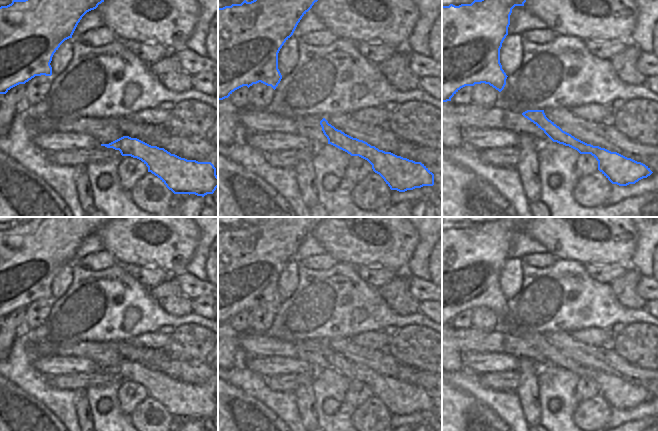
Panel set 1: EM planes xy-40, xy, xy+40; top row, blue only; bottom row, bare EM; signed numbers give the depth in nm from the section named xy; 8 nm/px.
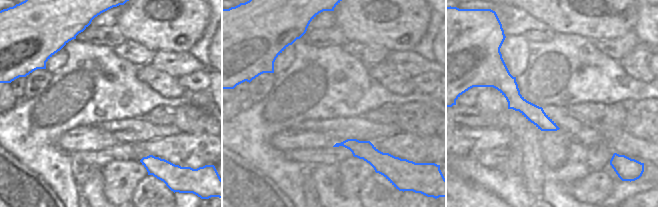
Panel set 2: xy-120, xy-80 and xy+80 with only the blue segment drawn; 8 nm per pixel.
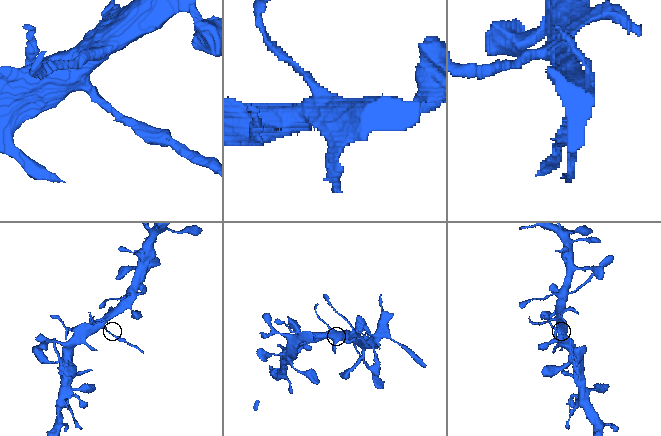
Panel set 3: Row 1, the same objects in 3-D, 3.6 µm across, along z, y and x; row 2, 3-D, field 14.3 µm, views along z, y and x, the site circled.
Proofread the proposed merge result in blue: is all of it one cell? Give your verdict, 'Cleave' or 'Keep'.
Cleave

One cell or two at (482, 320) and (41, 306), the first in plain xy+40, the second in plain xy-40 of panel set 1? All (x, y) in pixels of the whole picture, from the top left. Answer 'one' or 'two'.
one

